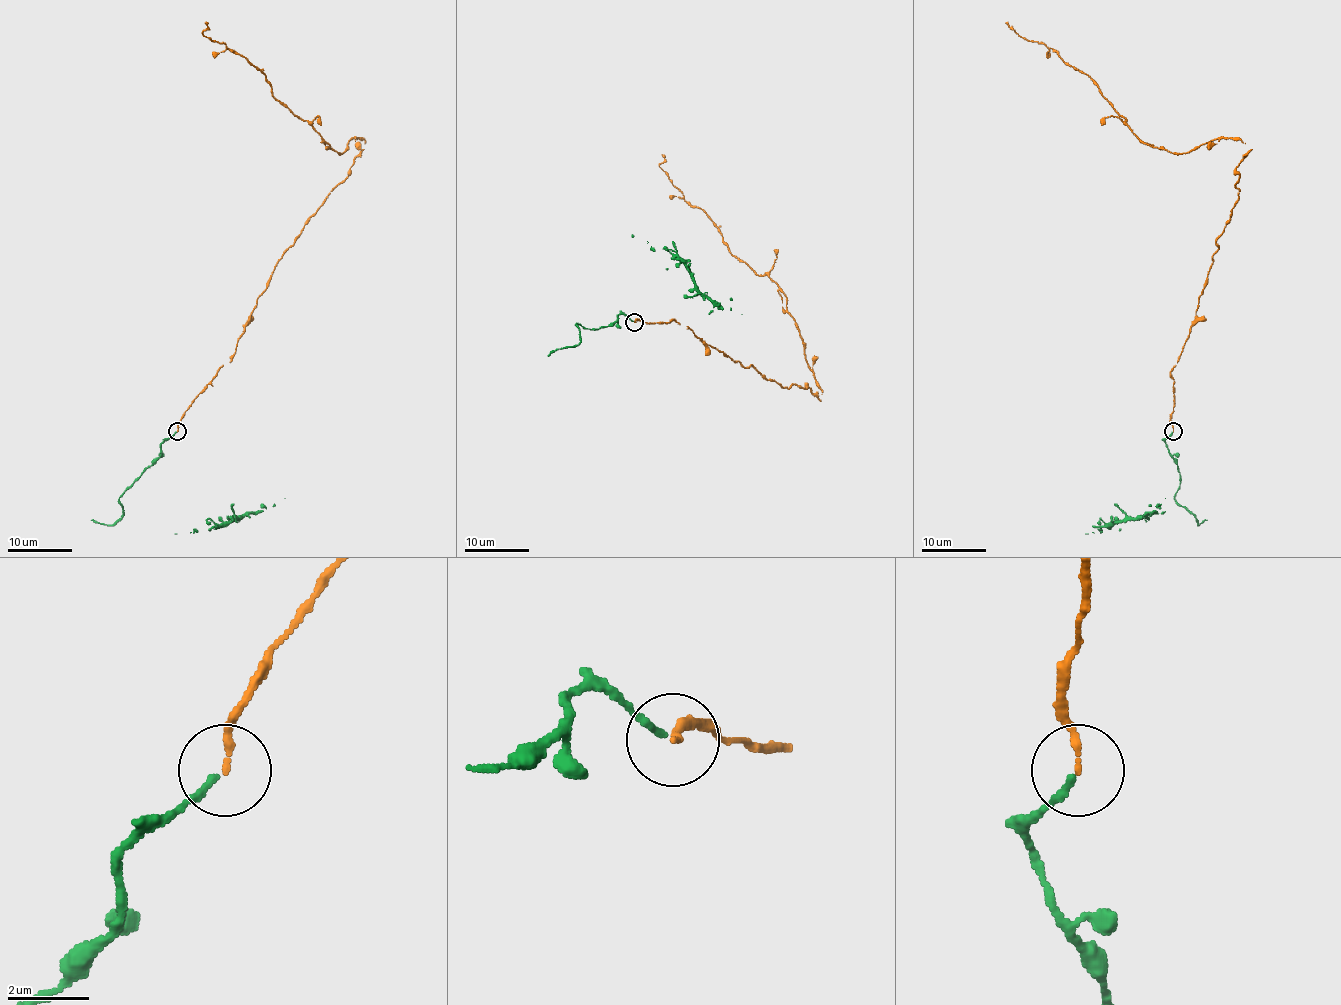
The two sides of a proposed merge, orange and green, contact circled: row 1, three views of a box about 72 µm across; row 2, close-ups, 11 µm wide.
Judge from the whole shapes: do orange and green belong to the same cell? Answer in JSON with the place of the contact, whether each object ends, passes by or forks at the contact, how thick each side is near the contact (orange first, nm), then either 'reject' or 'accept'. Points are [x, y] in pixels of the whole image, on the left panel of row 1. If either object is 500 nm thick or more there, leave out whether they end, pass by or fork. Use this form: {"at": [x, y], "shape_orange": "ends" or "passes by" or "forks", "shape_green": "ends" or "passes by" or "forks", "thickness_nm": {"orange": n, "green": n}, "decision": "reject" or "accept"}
{"at": [177, 431], "shape_orange": "ends", "shape_green": "ends", "thickness_nm": {"orange": 160, "green": 170}, "decision": "accept"}

